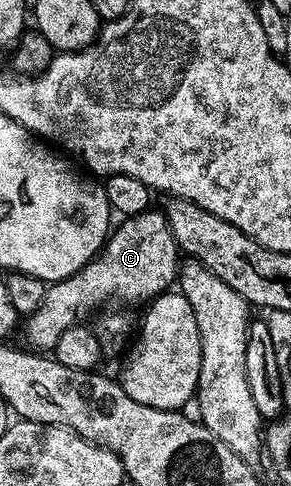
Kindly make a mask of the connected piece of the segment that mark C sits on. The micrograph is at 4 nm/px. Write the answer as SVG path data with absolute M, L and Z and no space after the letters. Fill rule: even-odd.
M149 209L121 218L119 222L95 259L78 273L66 277L61 283L51 284L45 290L42 305L38 305L36 312L26 319L29 348L40 353L51 352L59 335L77 321L83 320L80 318L90 314L95 307L111 299L144 305L156 296L165 294L171 288L168 286L177 282L182 266L182 252L170 233L163 210Z

